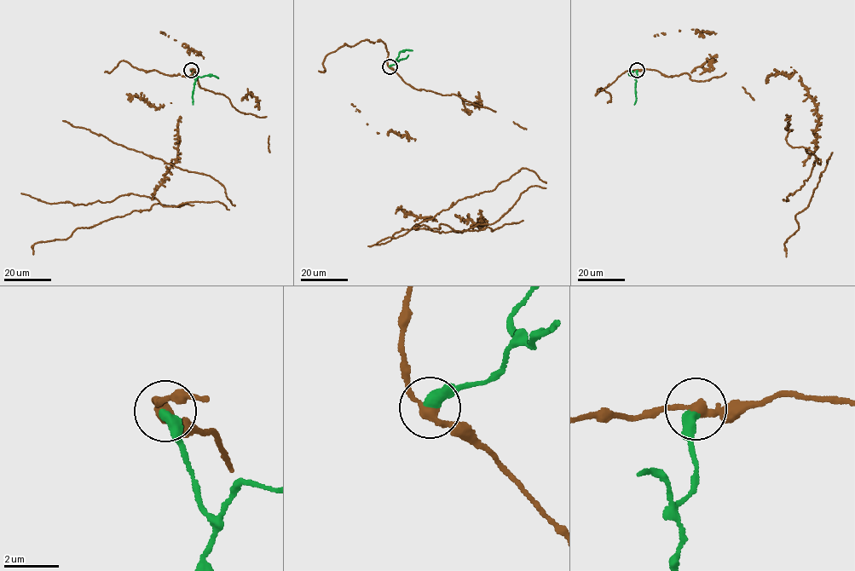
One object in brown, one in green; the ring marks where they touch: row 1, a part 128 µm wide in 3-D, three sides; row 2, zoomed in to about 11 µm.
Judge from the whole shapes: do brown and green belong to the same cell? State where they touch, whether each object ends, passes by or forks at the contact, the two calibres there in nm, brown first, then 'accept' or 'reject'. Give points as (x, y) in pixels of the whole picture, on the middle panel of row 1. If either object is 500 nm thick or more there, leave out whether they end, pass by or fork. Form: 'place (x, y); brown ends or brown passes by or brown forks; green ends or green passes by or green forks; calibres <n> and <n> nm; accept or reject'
place (389, 66); brown passes by; green ends; calibres 320 and 440 nm; reject

